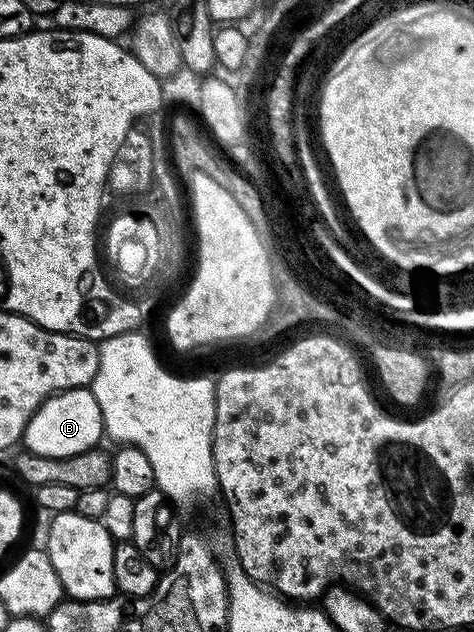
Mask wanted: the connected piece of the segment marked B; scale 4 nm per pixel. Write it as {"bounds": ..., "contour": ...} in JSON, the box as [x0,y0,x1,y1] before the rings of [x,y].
{"bounds":[23,388,105,458],"contour":[[[72,388],[66,392],[59,392],[55,396],[50,396],[39,406],[37,413],[27,422],[23,444],[28,451],[37,456],[47,458],[67,458],[71,454],[83,454],[83,450],[91,450],[102,443],[105,423],[99,410],[99,402],[95,402],[92,391],[89,388]]]}

